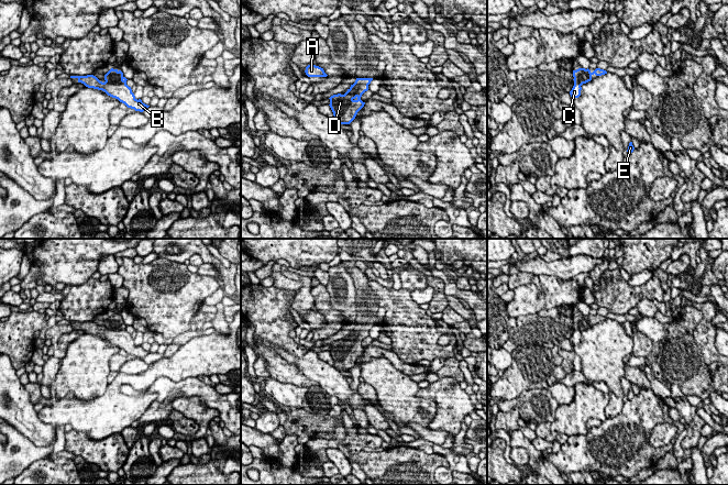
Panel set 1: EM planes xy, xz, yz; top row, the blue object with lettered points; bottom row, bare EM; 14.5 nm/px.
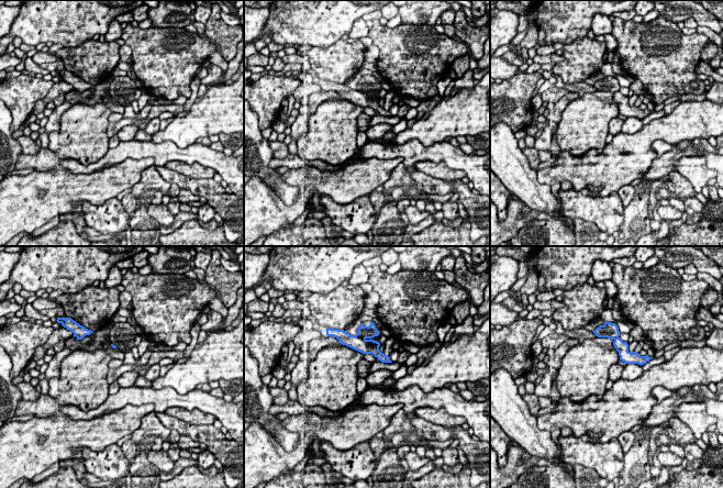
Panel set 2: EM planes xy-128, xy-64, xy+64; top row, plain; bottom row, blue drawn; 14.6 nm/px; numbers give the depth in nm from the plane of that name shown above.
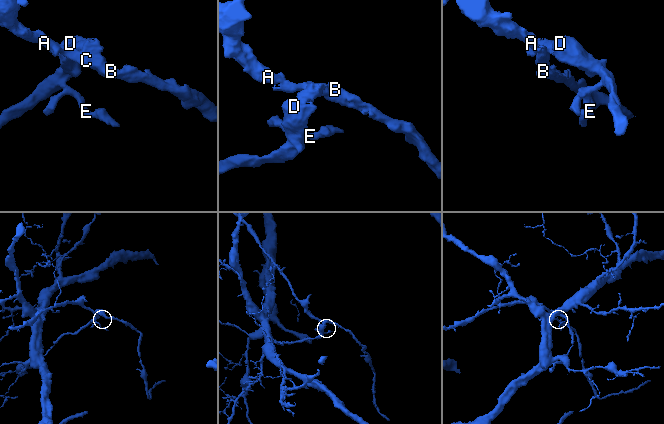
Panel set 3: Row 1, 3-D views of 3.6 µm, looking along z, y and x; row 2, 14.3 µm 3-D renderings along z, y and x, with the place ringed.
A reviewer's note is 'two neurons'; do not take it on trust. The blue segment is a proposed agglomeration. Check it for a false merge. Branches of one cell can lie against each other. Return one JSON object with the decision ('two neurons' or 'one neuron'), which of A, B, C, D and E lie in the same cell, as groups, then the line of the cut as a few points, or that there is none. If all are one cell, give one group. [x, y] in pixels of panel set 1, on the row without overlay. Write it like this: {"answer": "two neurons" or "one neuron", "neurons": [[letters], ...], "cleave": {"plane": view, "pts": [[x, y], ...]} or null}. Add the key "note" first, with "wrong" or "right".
{"note": "right", "answer": "two neurons", "neurons": [["A", "B", "C"], ["D", "E"]], "cleave": {"plane": "xy", "pts": [[123, 323], [106, 328]]}}

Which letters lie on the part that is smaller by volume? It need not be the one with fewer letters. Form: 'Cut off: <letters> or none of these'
Cut off: A, B, C

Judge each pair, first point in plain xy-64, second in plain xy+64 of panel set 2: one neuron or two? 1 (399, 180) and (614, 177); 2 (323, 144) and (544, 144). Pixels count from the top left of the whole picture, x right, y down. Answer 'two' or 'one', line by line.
1: two
2: two

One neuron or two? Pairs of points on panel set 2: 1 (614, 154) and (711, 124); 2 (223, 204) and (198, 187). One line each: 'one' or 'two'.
1: one
2: one

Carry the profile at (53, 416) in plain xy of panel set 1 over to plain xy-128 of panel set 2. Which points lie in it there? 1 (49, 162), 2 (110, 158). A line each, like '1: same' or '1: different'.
1: different
2: different

